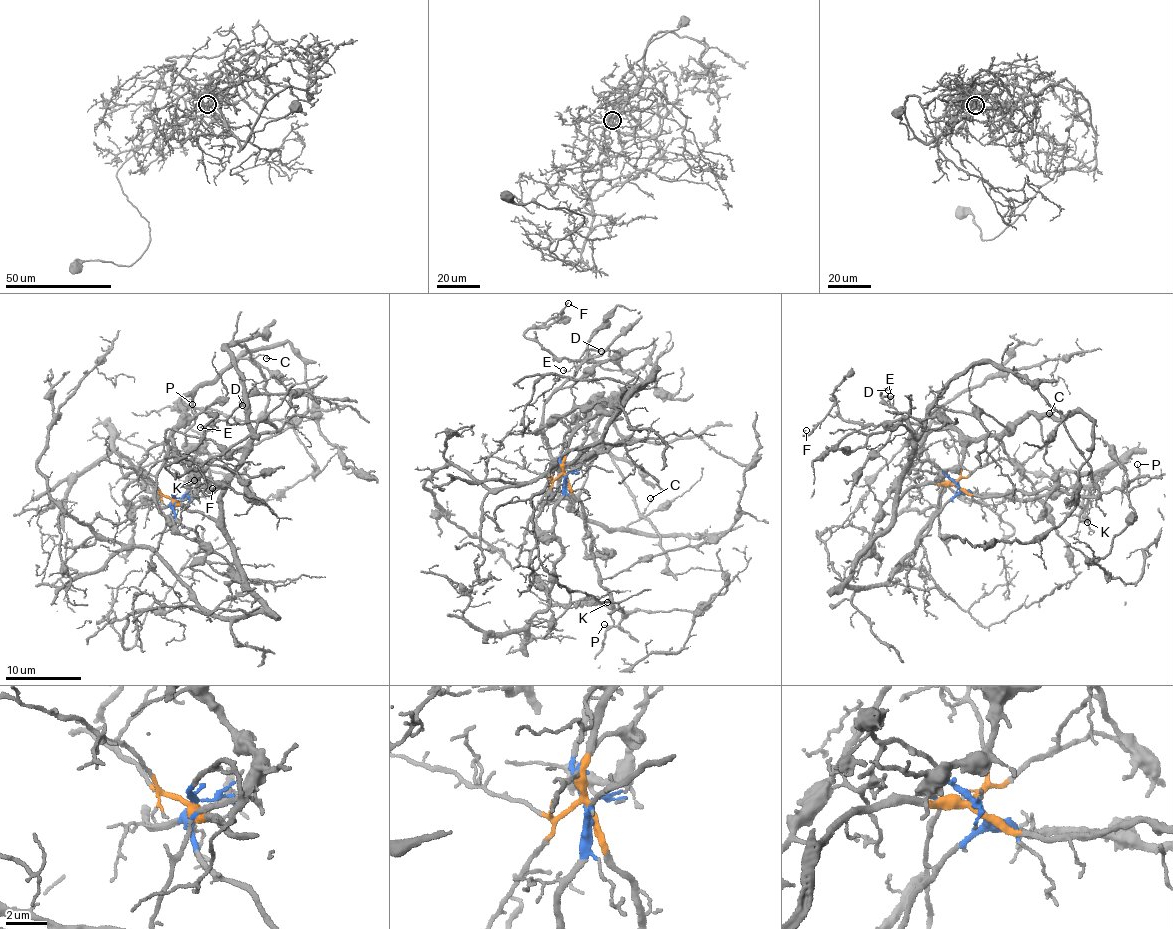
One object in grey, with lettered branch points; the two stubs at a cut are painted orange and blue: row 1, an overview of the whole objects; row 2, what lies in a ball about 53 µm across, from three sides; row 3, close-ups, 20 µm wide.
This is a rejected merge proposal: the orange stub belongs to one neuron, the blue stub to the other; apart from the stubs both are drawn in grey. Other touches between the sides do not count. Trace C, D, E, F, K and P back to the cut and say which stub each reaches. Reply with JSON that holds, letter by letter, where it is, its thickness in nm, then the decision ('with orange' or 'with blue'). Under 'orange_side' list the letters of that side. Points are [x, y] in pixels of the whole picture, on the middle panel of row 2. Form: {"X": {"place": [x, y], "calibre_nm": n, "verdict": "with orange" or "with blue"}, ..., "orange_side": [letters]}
{"C": {"place": [650, 498], "calibre_nm": 100, "verdict": "with orange"}, "D": {"place": [601, 351], "calibre_nm": 190, "verdict": "with orange"}, "E": {"place": [563, 370], "calibre_nm": 110, "verdict": "with orange"}, "F": {"place": [568, 303], "calibre_nm": 60, "verdict": "with orange"}, "K": {"place": [607, 602], "calibre_nm": 100, "verdict": "with blue"}, "P": {"place": [604, 624], "calibre_nm": 150, "verdict": "with orange"}, "orange_side": ["C", "D", "E", "F", "P"]}

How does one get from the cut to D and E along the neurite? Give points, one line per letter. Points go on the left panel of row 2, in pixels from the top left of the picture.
D: (174, 501), (176, 507), (217, 518), (225, 477), (260, 435), (276, 431), (267, 423), (227, 422), (241, 406)
E: (174, 501), (176, 507), (217, 518), (225, 477), (260, 435), (276, 431), (259, 421), (219, 420), (199, 428)

